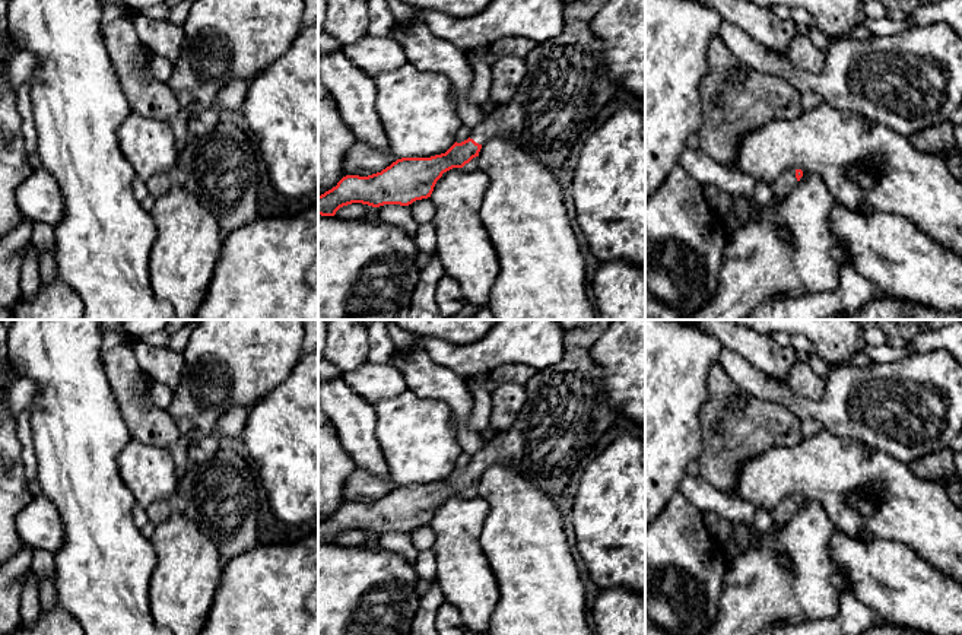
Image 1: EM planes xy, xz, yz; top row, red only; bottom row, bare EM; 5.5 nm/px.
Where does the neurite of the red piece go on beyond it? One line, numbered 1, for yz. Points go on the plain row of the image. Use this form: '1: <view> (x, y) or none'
1: yz (781, 514)

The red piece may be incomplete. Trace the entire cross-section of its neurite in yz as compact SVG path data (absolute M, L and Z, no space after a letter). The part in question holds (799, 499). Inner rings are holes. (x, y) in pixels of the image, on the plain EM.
M790 496L784 499L780 505L777 505L771 511L771 517L777 526L784 526L787 524L796 514L796 511L800 508L803 504L801 496Z

